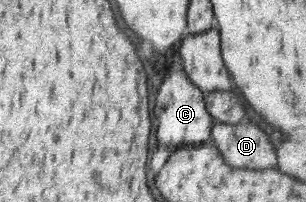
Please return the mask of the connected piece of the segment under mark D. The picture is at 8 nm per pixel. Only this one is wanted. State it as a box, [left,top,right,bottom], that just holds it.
[211,120,278,169]

